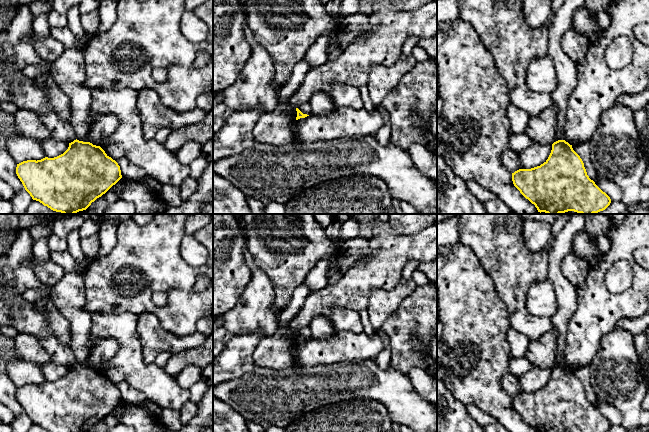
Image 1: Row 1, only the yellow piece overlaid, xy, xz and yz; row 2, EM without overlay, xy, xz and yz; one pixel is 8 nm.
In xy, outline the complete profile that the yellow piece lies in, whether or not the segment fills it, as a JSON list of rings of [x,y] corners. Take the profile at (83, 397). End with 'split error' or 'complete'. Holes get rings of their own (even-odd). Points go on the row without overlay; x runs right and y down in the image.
[[[77,363],[57,381],[17,388],[16,398],[32,423],[48,432],[88,432],[122,402],[118,387],[100,370]]] | complete

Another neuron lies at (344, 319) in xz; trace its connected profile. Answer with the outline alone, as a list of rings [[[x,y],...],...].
[[[333,306],[331,309],[331,318],[336,331],[364,332],[359,312],[355,310],[342,306]]]

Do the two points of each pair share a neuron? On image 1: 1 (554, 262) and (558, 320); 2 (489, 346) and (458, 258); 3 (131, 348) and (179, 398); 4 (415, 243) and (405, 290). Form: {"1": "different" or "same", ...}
{"1": "same", "2": "same", "3": "same", "4": "different"}

